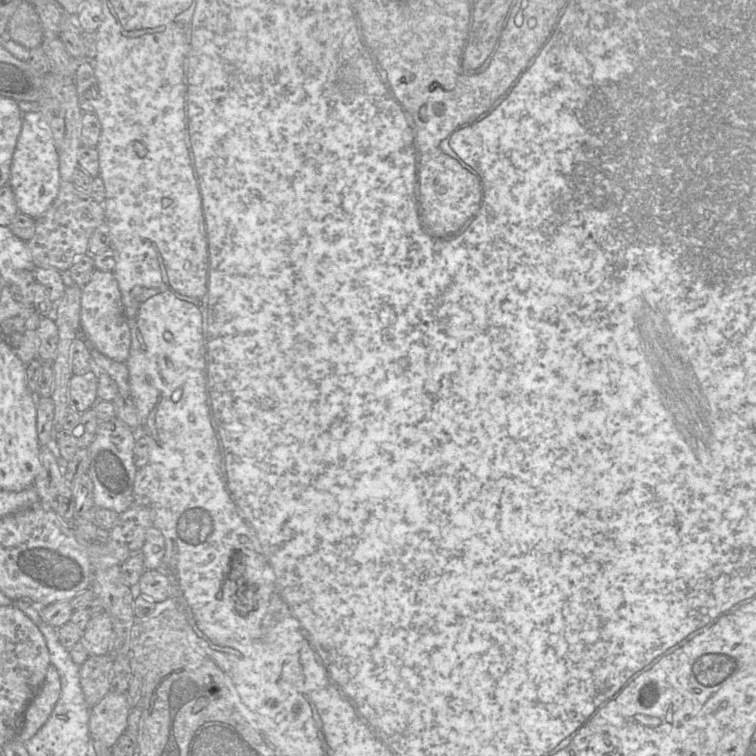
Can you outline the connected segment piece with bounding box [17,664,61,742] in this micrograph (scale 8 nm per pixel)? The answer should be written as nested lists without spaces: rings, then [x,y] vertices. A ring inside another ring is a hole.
[[[49,665],[47,674],[39,691],[29,703],[24,722],[17,739],[26,742],[45,724],[60,696],[60,677],[57,669]]]

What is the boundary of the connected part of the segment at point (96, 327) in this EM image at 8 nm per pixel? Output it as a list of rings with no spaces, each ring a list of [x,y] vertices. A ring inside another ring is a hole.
[[[96,269],[90,281],[82,287],[80,334],[90,348],[117,362],[126,362],[129,356],[131,333],[124,313],[121,292],[112,271]]]

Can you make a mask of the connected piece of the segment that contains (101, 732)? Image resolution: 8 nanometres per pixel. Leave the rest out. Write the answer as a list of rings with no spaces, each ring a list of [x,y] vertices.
[[[111,690],[90,710],[89,732],[92,740],[112,748],[126,731],[130,702],[126,693]]]

